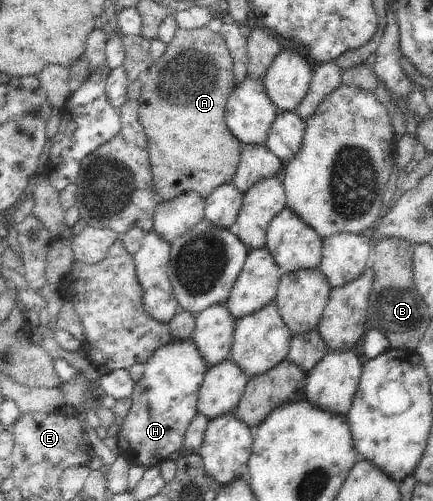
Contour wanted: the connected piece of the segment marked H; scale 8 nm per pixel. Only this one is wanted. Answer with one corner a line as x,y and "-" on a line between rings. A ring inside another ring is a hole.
171,340
164,346
158,346
154,350
146,363
144,363
144,374
138,382
134,384
131,395
132,408
124,419
122,429
117,435
119,453
126,458
130,465
139,467
159,466
164,460
167,460
170,454
178,452
183,446
183,440
192,420
198,414
197,404
199,398
199,389
204,381
206,370
209,370
208,362
202,358
198,346
192,340

